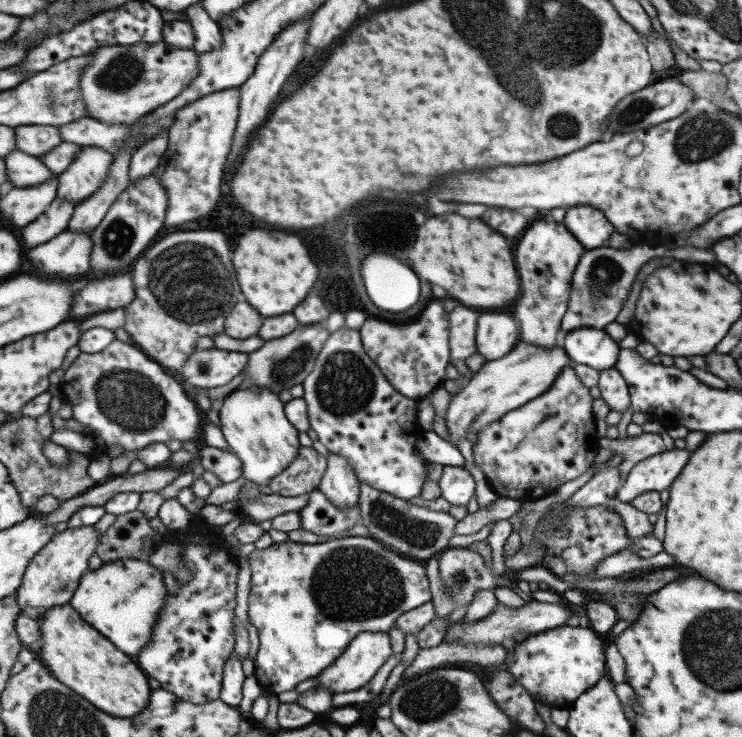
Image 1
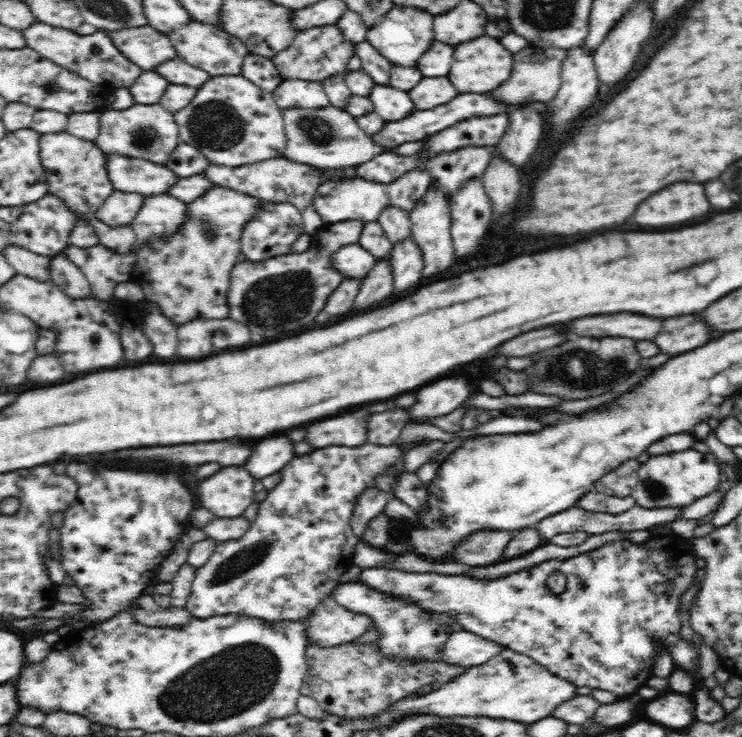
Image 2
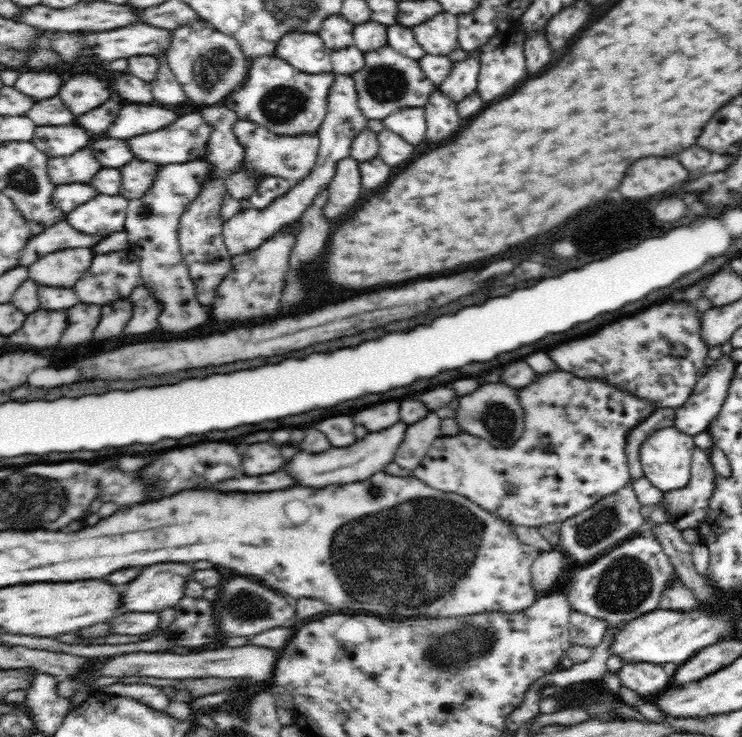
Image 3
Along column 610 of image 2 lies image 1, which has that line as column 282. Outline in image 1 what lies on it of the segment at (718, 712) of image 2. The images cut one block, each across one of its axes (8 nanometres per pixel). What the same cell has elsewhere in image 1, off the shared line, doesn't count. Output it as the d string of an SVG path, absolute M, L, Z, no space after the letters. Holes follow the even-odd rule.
M361 536L339 537L339 540L329 539L321 544L297 544L287 540L280 544L271 544L263 550L255 549L247 557L250 570L250 589L248 594L247 617L257 632L259 645L255 658L252 658L254 671L252 675L257 680L260 689L267 694L277 695L279 692L294 690L295 685L307 678L317 676L323 669L326 669L342 652L347 643L360 632L388 632L395 619L402 613L408 612L417 606L422 606L431 600L428 578L425 570L425 563L411 560L405 555L400 555L395 551L383 547L379 542L371 537L361 538Z

